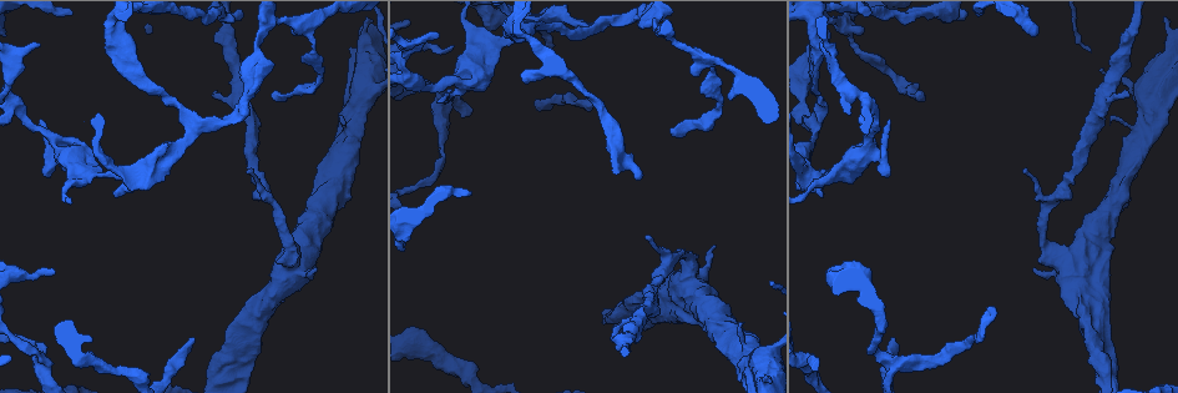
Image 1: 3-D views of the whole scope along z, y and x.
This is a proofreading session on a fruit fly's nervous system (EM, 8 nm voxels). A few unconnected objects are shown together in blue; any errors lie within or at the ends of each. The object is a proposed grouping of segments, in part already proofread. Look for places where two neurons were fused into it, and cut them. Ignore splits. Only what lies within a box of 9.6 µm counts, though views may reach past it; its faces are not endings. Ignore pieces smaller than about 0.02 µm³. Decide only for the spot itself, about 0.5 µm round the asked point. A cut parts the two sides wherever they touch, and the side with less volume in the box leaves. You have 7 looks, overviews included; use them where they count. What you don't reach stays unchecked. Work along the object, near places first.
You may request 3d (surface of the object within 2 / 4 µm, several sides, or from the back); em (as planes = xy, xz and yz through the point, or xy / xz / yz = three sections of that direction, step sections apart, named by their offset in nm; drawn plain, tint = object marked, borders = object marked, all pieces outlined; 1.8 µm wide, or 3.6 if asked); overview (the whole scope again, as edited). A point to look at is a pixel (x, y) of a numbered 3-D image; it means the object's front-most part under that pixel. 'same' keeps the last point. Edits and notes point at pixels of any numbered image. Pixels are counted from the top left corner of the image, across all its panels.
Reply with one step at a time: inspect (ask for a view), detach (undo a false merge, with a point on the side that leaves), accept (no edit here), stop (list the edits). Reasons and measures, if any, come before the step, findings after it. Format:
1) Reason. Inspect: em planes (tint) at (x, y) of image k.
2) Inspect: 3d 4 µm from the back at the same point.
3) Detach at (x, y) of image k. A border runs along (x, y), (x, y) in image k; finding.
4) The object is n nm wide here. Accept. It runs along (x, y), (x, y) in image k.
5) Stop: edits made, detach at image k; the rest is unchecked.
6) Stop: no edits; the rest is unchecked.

Calibre changes. Inspect: em planes (tint) at (291, 246) of image 1.

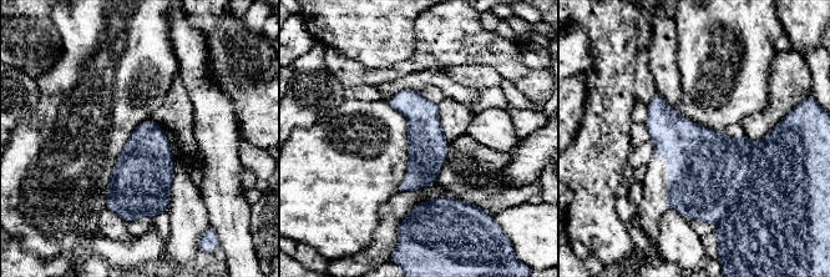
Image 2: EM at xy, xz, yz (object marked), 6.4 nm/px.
The object is 240 nm wide here. Accept. Continuous, no second neuron.

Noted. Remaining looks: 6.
Abrupt turn. Inspect: em planes (borders) at (868, 105) of image 1.

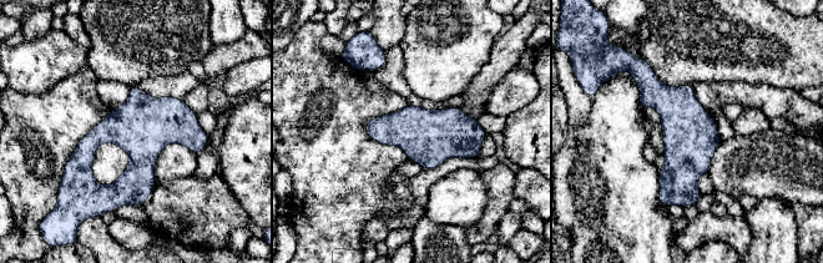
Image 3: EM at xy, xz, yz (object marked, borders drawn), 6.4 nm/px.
Accept. One neuron here.

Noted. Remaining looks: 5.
Arms part here. Inspect: em 3.6 µm xz step 16 (tint) at (80, 169) of image 1.

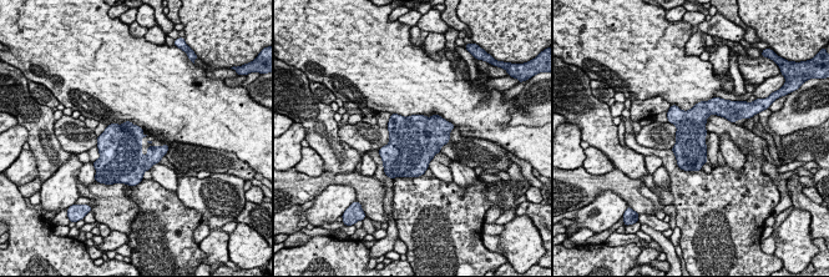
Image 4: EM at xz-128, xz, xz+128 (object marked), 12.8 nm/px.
Another direction. Inspect: em 3.6 µm planes (tint) at the same point.

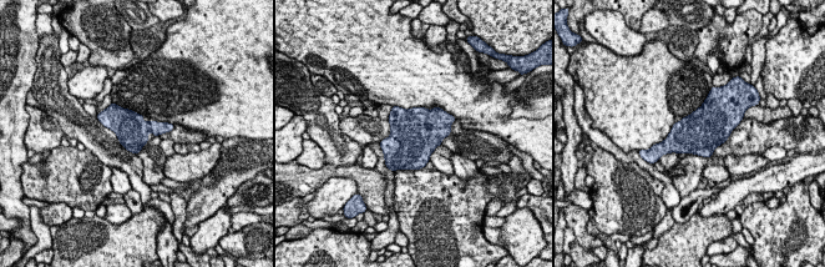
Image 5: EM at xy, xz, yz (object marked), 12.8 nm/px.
Accept. One neuron here.

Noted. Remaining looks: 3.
Stop: no edits; the rest is unchecked.

